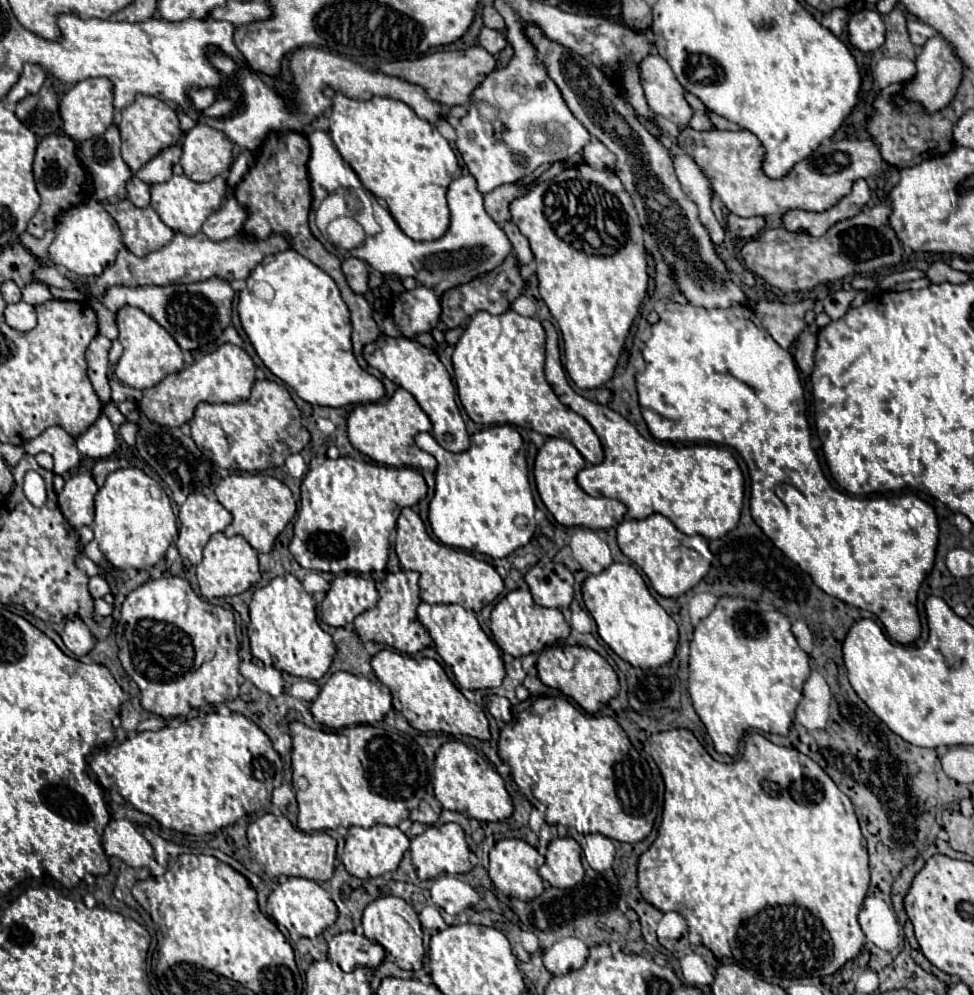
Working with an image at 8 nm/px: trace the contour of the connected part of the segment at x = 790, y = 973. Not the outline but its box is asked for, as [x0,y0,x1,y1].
[639,728,869,978]

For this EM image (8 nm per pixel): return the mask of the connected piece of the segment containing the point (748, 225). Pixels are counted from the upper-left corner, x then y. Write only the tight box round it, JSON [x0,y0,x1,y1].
[727,214,765,238]

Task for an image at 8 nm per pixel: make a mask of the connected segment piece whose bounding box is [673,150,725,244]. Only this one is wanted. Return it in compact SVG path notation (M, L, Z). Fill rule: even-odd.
M683 150L675 152L673 158L673 166L677 172L677 178L681 182L683 192L697 204L699 208L699 220L701 224L707 228L713 244L723 244L725 238L725 230L721 228L721 224L717 222L713 210L711 210L711 180L709 176L703 172L703 168Z

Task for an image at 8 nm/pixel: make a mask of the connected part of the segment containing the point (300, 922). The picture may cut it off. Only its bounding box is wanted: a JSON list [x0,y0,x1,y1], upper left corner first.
[267,878,337,938]

